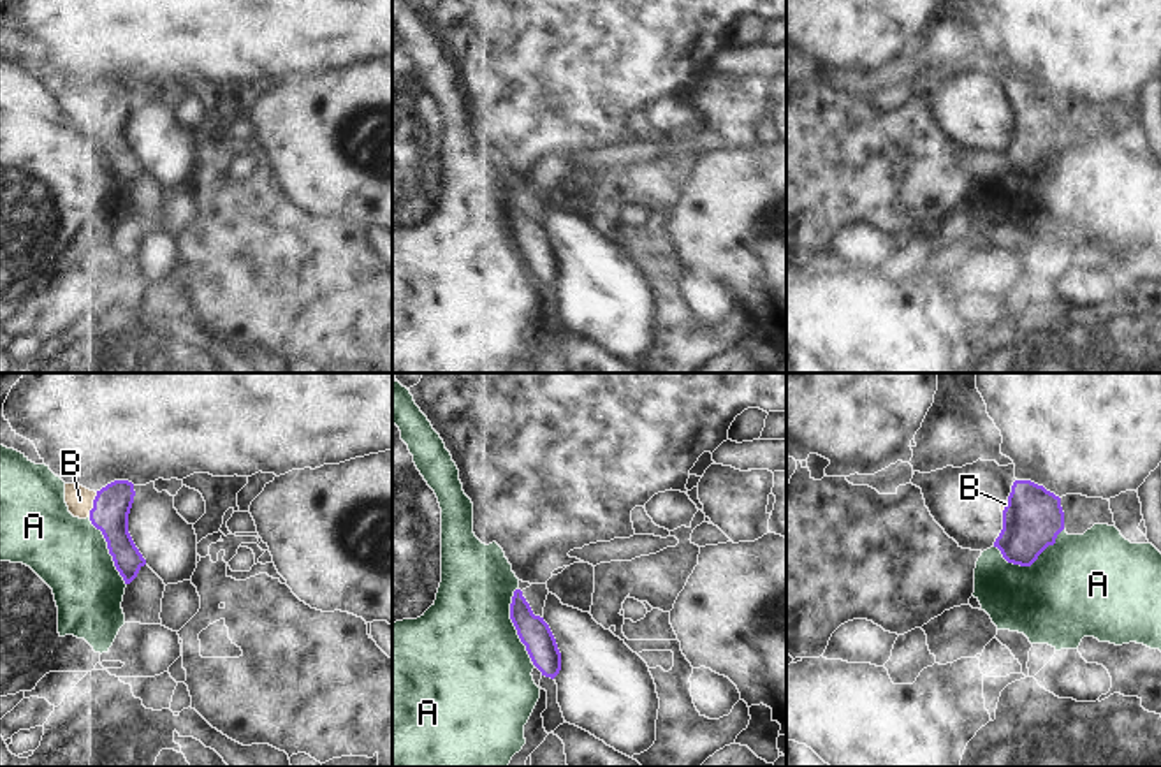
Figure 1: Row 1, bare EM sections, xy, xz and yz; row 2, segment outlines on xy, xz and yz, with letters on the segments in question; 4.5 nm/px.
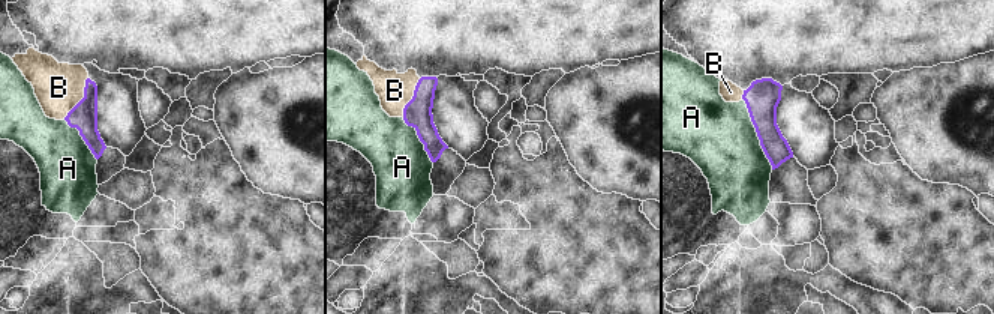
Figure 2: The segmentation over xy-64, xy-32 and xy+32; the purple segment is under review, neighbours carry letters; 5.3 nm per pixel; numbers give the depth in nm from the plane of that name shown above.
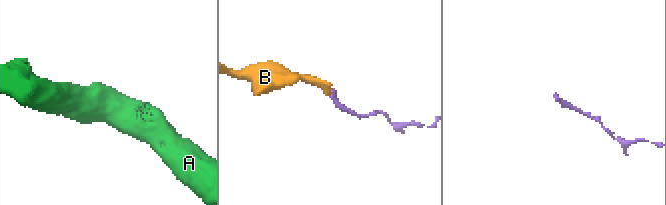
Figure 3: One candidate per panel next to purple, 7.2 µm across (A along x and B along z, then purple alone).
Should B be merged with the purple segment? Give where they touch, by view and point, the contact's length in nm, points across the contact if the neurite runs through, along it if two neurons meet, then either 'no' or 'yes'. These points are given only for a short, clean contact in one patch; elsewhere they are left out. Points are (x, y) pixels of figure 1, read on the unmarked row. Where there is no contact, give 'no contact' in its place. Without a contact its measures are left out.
contact xy (94, 111); length 120 nm; way xy (111, 111), (94, 111), (80, 106); yes

